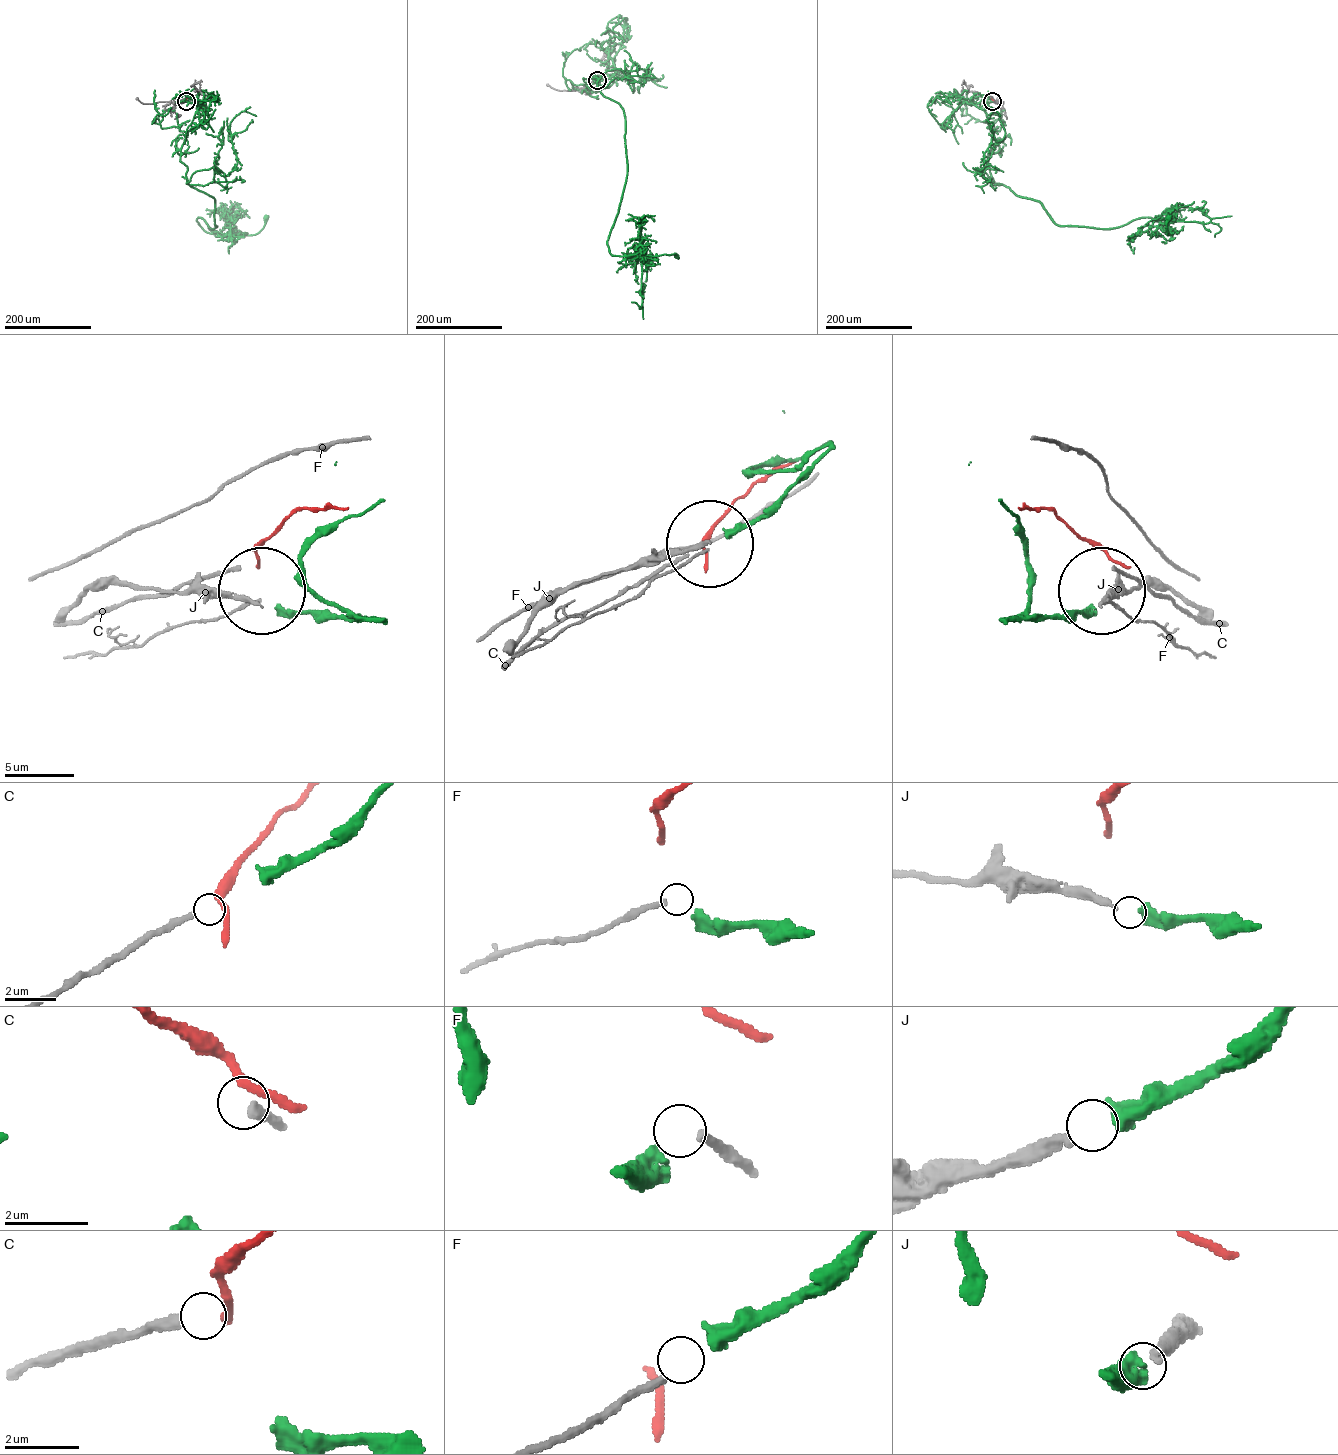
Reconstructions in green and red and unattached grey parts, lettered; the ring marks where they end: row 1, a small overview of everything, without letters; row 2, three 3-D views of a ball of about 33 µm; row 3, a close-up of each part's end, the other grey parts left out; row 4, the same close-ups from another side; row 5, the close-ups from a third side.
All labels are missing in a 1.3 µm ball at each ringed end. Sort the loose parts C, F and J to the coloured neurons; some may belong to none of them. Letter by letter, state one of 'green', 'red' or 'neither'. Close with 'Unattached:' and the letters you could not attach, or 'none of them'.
C: neither
F: neither
J: green
Unattached: C, F

